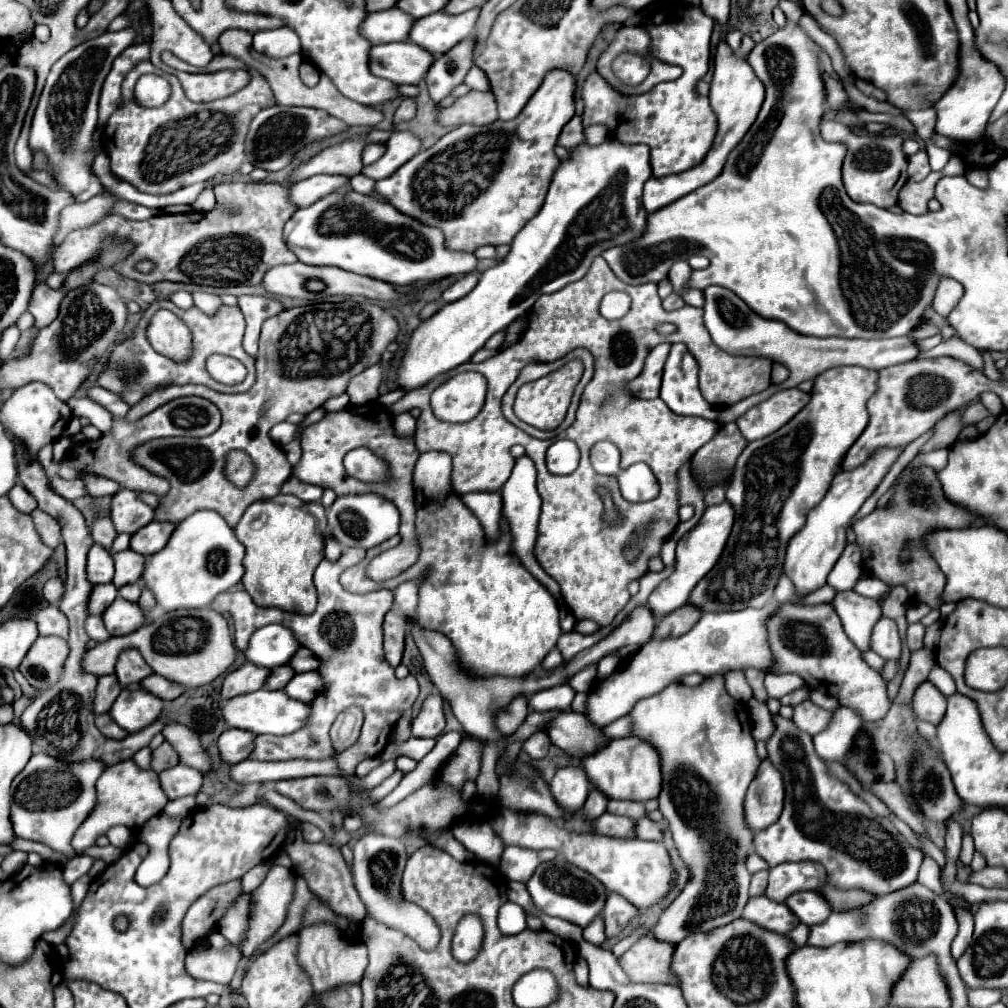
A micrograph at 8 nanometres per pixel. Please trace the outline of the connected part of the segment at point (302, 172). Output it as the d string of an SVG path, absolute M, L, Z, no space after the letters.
M378 130L376 134L368 134L363 142L343 142L339 146L331 146L323 150L319 156L309 160L307 164L301 164L295 168L291 180L299 182L305 180L313 174L345 174L345 176L355 176L361 172L361 152L369 144L387 142L390 131Z

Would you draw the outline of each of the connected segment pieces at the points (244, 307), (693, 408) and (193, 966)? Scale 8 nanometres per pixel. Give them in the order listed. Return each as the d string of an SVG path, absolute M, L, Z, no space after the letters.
M239 296L239 308L245 316L247 328L243 336L243 348L249 356L257 356L257 344L259 344L259 332L261 324L271 316L279 314L283 308L279 302L265 298L265 296Z
M671 344L671 352L667 356L663 368L663 384L661 384L661 400L675 414L689 414L716 421L718 411L699 392L697 386L697 360L687 352L683 344Z
M233 944L223 952L213 948L195 948L187 954L187 970L195 980L229 984L239 958L241 952Z

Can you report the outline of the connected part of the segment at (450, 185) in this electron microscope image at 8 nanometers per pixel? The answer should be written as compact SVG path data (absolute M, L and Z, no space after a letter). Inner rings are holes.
M553 70L545 76L545 82L531 96L523 112L511 120L495 120L485 126L463 124L449 130L431 148L415 154L393 176L379 180L375 192L385 198L395 210L407 214L423 224L439 228L445 234L445 246L459 252L475 252L481 246L511 244L515 234L537 214L551 182L551 168L559 166L555 146L563 126L575 116L573 106L575 78L563 70ZM471 186L477 188L477 198L471 200Z

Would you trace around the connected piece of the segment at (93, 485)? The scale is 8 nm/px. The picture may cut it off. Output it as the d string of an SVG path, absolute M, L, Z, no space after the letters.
M85 478L85 484L91 496L113 496L115 490L121 490L117 482L105 478Z

